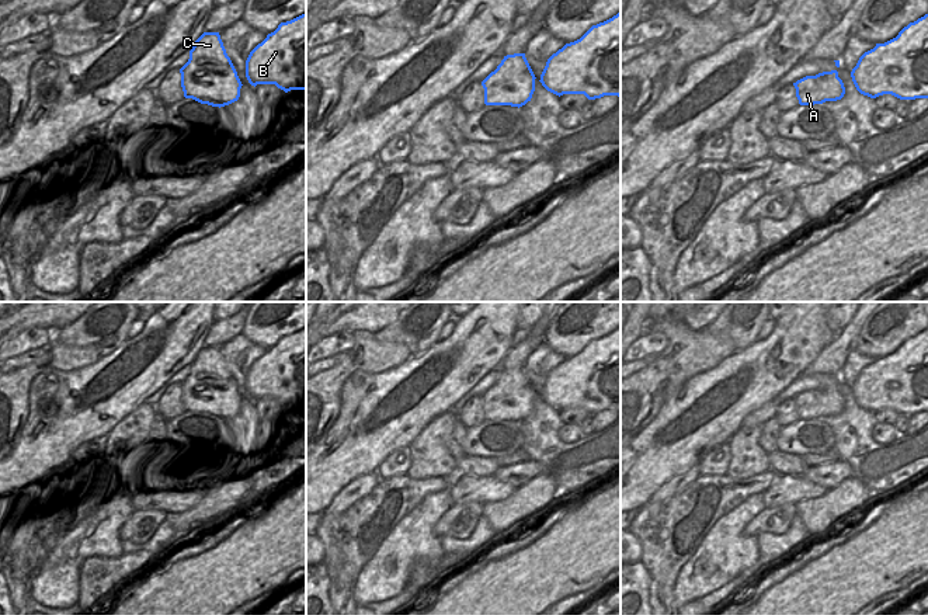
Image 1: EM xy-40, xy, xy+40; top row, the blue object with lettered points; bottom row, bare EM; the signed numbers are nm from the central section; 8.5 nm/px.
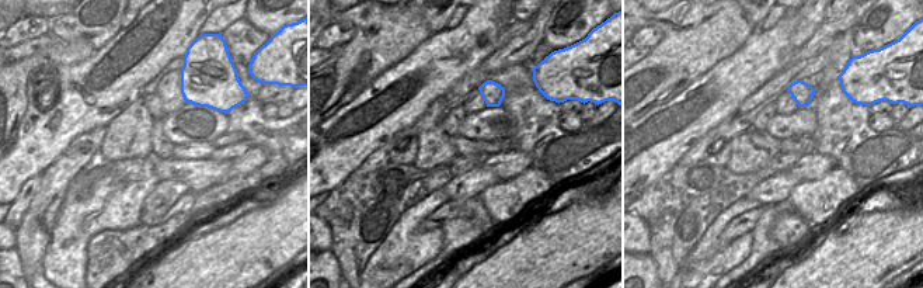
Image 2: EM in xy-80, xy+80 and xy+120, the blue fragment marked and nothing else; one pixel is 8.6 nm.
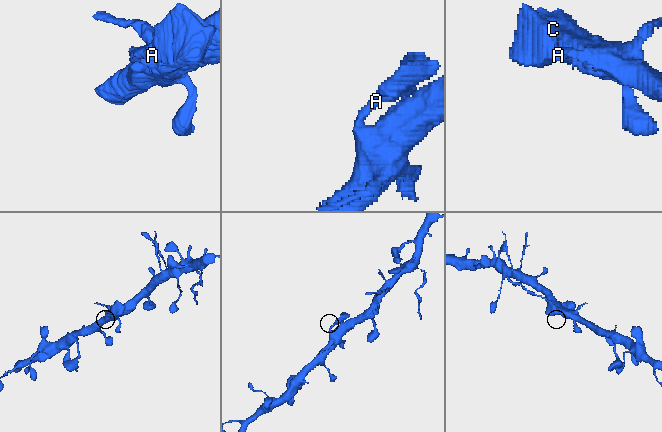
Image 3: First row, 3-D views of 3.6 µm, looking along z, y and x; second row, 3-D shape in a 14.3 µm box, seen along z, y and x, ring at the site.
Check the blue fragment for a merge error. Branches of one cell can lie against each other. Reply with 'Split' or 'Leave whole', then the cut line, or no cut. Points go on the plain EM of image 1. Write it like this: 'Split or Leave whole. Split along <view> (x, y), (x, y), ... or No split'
Leave whole. No split.

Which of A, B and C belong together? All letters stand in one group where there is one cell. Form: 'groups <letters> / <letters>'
groups A B C

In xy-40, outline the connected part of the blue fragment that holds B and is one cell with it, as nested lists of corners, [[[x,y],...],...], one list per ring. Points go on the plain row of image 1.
[[[306,327],[268,348],[246,375],[251,400],[275,399],[285,407],[306,404]]]

